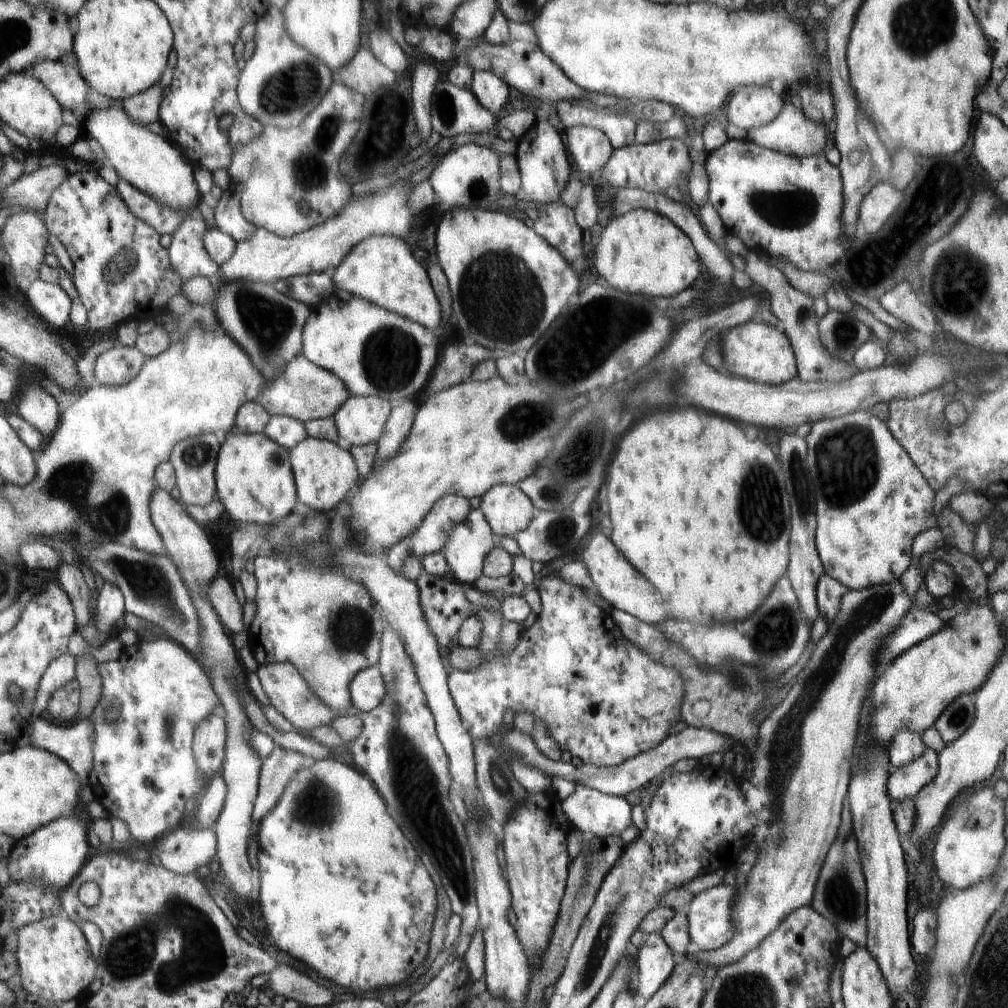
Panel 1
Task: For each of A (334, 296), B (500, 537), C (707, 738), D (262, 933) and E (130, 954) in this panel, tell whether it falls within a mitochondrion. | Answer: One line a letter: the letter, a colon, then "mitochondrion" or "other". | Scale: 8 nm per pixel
A: other
B: other
C: other
D: other
E: mitochondrion

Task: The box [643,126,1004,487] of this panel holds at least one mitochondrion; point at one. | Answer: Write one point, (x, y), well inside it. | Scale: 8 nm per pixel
(950, 291)

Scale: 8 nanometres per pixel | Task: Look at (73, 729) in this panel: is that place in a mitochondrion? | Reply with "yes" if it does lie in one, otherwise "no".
no

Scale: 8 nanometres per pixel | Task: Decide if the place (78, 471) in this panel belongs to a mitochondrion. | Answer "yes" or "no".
yes

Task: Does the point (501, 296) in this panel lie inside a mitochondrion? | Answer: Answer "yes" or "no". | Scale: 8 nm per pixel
yes

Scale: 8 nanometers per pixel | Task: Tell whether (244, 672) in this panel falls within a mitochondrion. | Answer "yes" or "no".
no

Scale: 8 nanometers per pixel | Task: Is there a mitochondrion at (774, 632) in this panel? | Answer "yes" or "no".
yes

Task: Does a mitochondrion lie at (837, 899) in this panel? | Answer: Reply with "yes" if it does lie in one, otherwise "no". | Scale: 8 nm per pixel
yes

